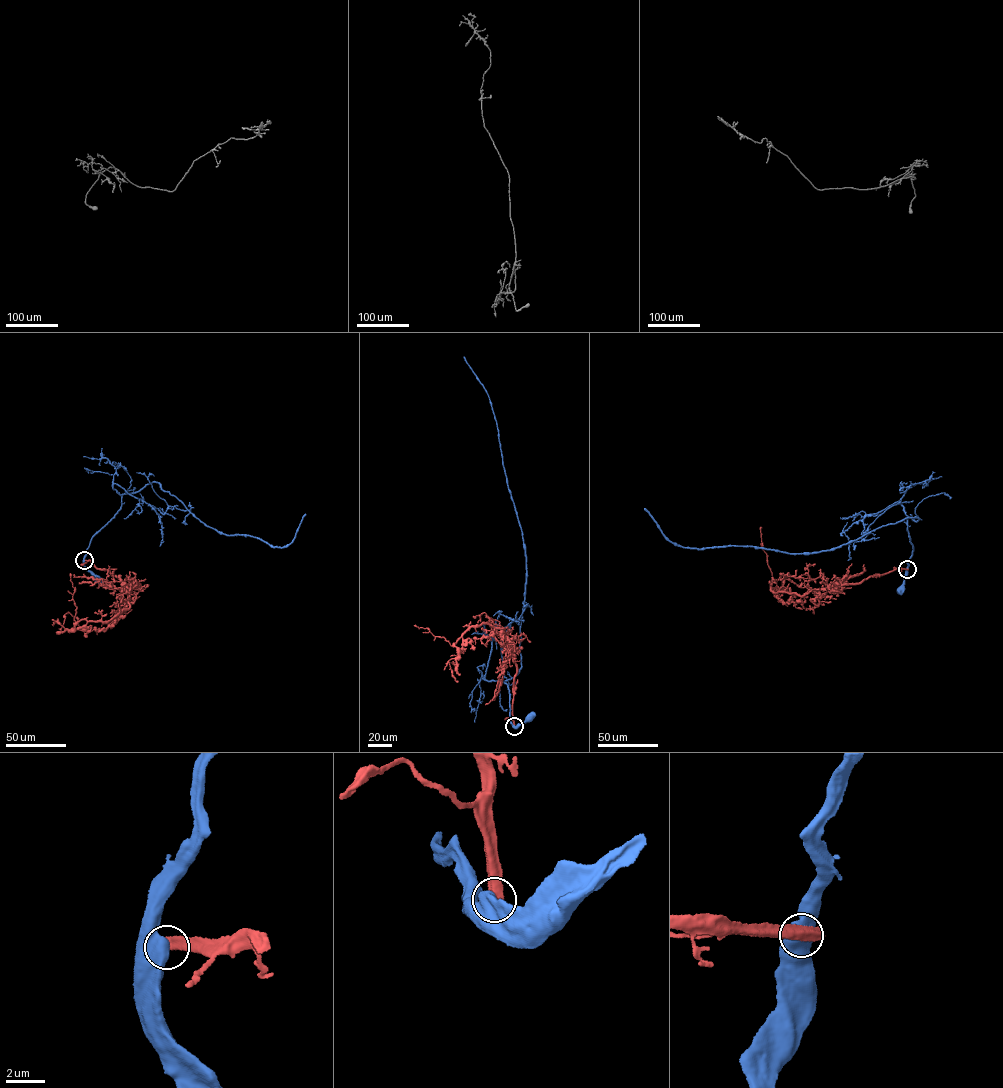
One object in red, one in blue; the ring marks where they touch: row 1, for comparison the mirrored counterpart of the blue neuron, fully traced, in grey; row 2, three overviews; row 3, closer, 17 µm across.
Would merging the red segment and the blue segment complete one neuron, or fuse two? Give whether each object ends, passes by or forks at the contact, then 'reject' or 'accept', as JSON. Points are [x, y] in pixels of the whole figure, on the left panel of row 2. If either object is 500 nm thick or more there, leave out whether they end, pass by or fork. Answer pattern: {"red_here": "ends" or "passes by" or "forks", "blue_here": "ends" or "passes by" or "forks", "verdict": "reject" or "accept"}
{"verdict": "reject"}

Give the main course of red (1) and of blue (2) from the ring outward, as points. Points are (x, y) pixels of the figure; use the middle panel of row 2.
1: (514, 726), (516, 668), (512, 644), (502, 628), (485, 623), (471, 627), (452, 646), (443, 637), (414, 625)
2: (514, 726), (529, 718)

